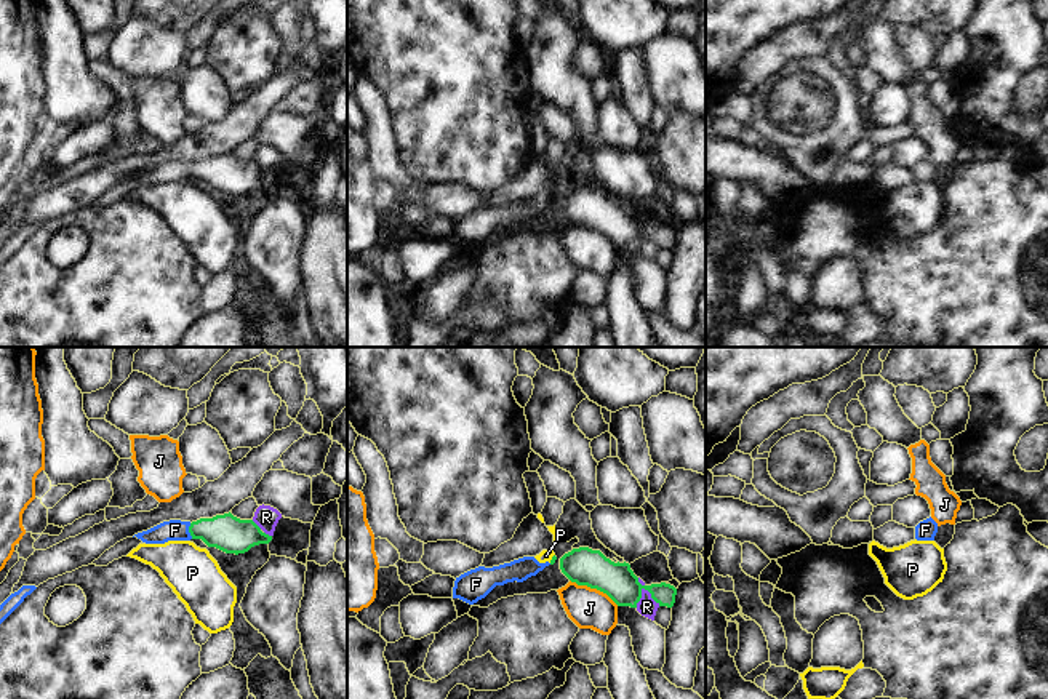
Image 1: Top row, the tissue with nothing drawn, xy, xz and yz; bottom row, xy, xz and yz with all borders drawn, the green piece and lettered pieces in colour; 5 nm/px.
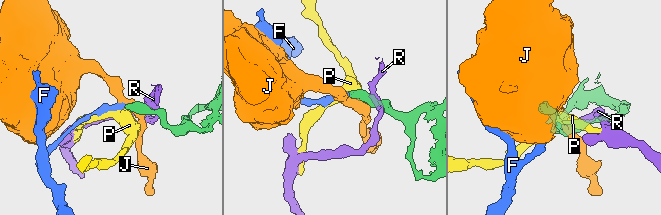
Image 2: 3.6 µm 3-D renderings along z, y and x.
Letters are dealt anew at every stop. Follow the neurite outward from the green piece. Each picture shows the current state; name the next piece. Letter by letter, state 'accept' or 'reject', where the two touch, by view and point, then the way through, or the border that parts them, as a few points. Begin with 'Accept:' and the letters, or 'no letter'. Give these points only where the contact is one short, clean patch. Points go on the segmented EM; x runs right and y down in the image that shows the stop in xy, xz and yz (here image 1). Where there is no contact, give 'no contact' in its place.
Accept: F
F: accept | xy (189, 531) | across xy (228, 533), (189, 531), (175, 530)
J: reject | xz (594, 587) | along xz (570, 579), (605, 592), (618, 605)
P: reject | xz (552, 559) | along xz (554, 554), (549, 562)
R: reject | xz (648, 591) | along xz (637, 578), (660, 605)

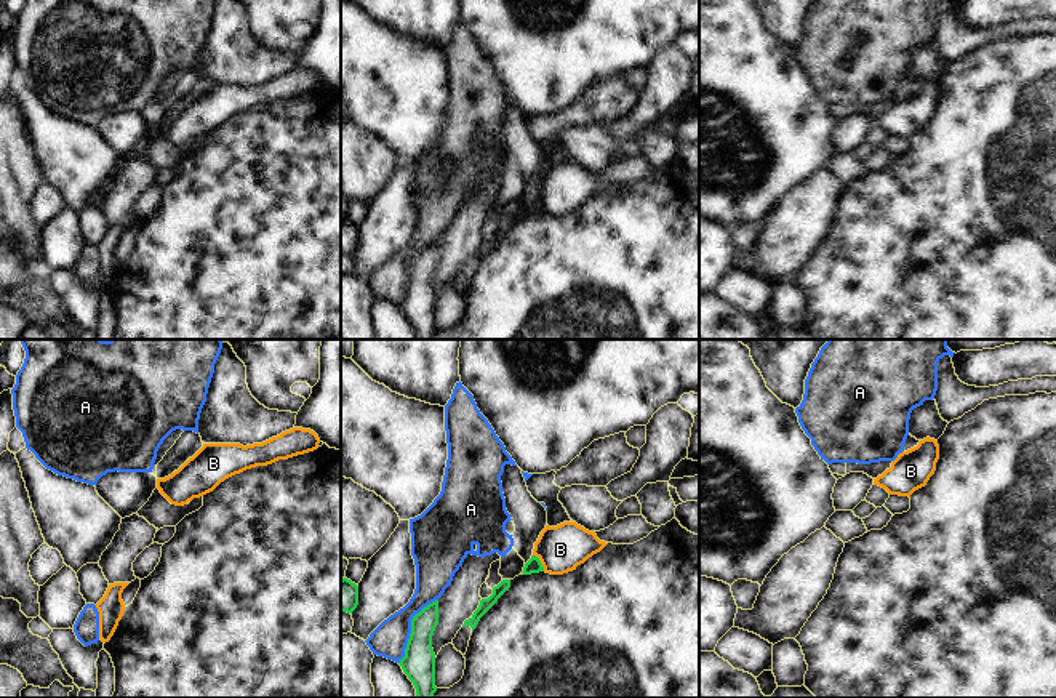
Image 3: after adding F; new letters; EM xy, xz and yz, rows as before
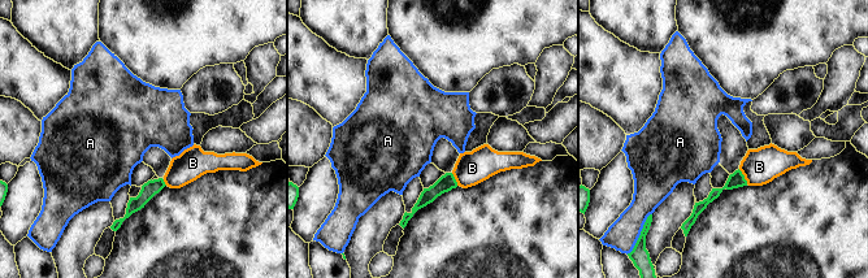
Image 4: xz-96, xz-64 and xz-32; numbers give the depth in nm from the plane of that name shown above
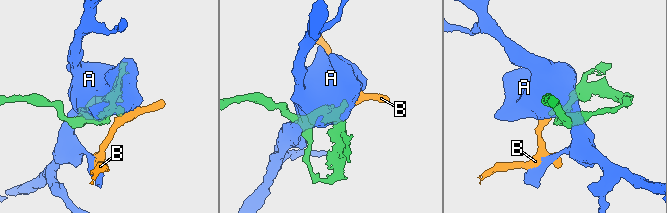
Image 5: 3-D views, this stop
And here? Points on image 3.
Accept: no letter
A: reject | xz (412, 628)
B: reject | xz (540, 562) | along xz (533, 554), (544, 570)

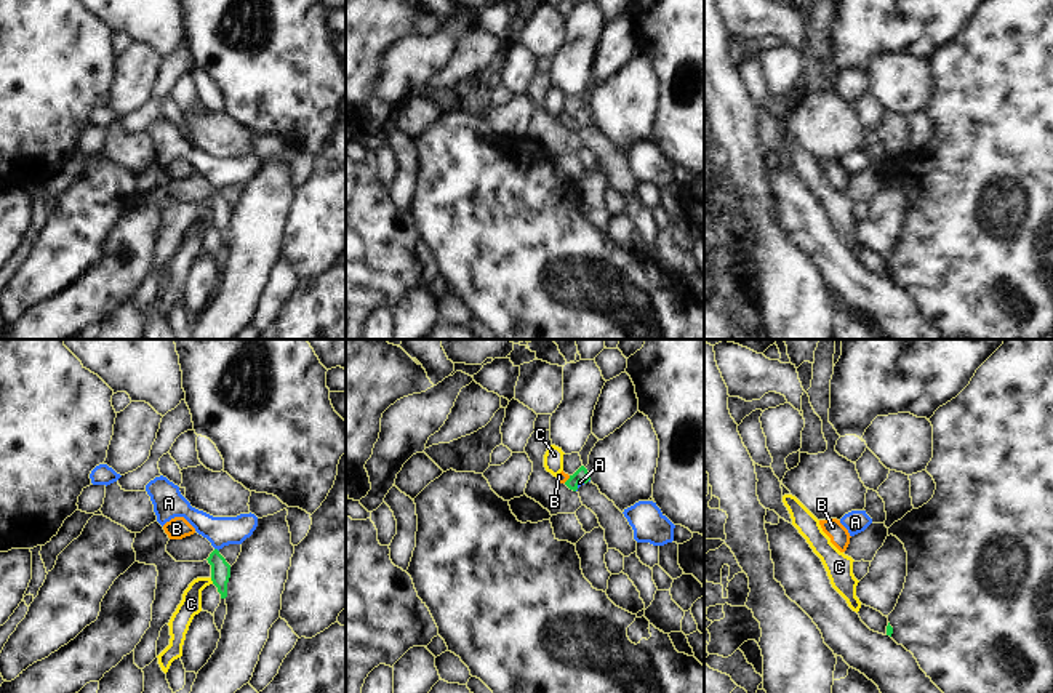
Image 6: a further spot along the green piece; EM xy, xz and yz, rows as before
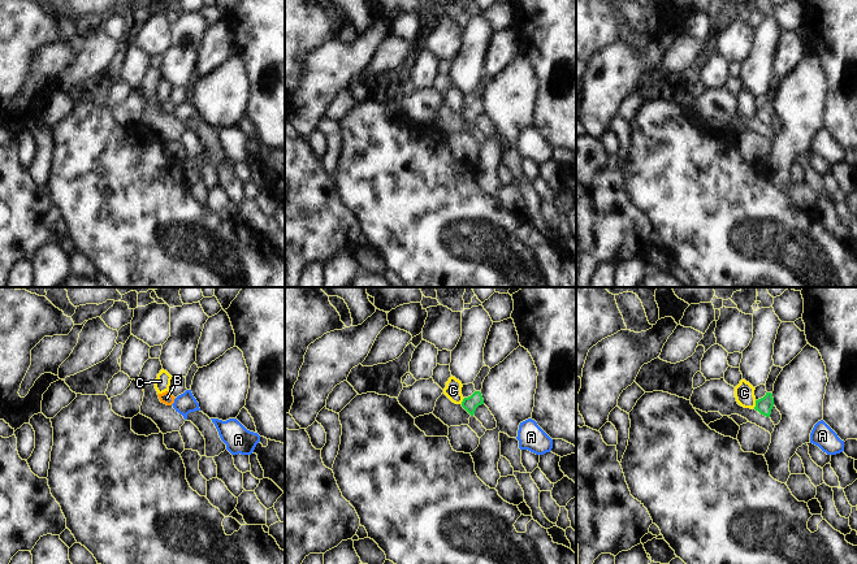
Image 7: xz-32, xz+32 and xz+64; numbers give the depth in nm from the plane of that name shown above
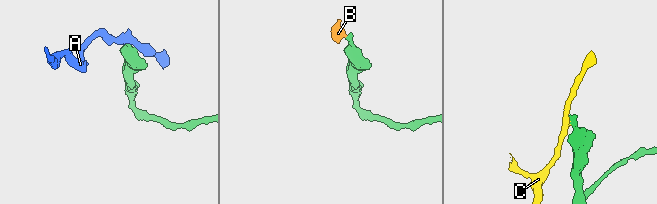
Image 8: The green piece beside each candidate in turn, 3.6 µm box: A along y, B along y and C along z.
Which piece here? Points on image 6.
Accept: B
A: reject | xy (216, 549)
B: accept | xz (568, 479) | across xz (581, 474), (568, 479), (562, 477)
C: reject | xy (212, 580) | along xy (210, 578), (213, 583)

